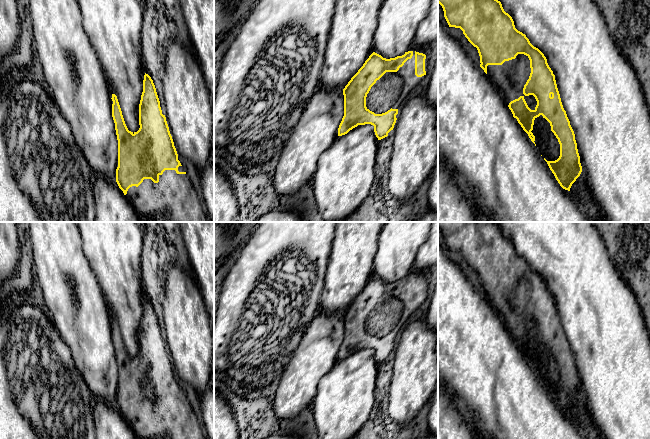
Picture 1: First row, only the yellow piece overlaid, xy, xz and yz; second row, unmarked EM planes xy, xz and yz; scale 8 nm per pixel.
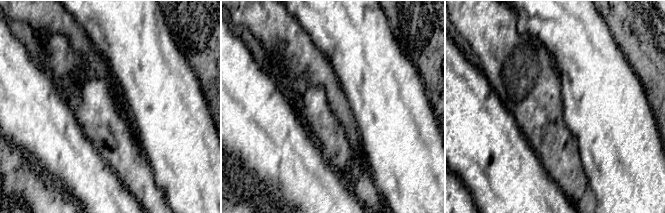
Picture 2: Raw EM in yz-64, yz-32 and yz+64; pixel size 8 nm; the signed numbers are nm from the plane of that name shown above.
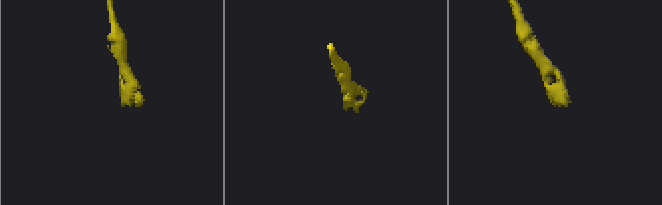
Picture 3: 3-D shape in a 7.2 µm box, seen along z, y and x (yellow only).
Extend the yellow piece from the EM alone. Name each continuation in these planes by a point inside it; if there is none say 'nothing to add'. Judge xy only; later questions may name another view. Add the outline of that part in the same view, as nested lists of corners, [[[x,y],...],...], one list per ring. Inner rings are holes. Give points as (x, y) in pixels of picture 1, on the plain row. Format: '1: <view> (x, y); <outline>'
1: xy (177, 421); [[[165,394],[159,399],[159,405],[166,404],[165,409],[154,407],[151,403],[144,403],[138,410],[128,413],[126,421],[139,439],[207,439],[199,420],[187,398],[177,398],[175,394]]]

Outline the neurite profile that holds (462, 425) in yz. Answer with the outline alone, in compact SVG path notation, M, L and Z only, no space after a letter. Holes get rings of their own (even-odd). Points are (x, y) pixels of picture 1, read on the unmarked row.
M439 384L438 439L477 439L462 408Z

